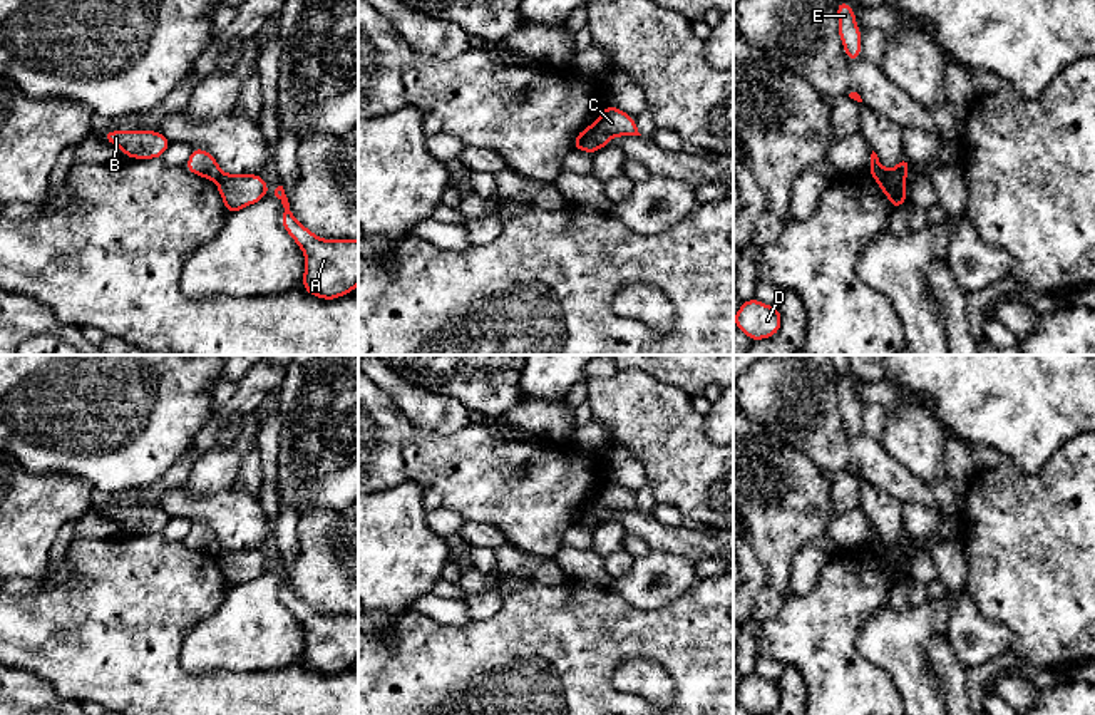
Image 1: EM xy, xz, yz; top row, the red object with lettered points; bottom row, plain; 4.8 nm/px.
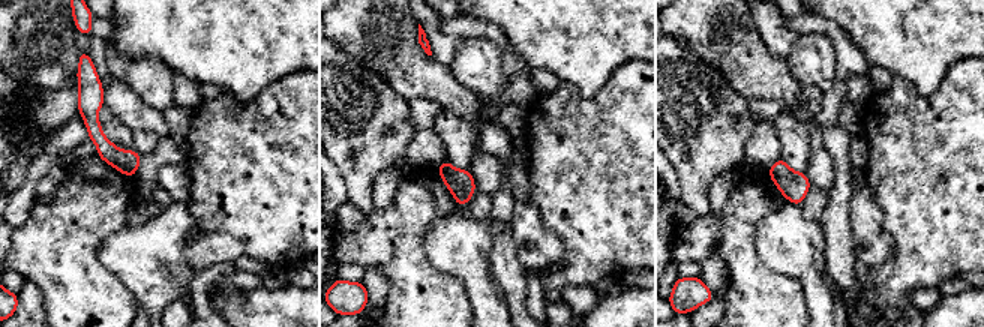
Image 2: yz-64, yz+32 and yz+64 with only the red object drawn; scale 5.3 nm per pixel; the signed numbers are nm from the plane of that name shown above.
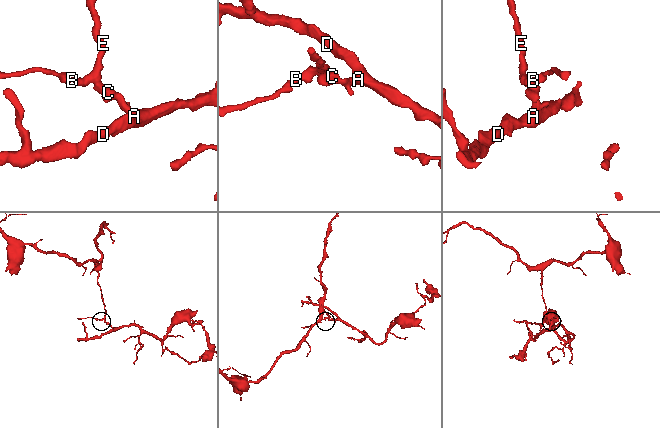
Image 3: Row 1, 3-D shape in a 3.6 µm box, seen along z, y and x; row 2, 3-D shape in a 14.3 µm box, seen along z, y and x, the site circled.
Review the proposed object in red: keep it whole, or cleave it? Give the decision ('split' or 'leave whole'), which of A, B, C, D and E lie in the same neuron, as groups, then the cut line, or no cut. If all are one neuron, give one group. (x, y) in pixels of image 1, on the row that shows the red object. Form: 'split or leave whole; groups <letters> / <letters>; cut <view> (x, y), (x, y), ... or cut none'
split; groups A C D / B E; cut yz (871, 171), (888, 174), (903, 185)

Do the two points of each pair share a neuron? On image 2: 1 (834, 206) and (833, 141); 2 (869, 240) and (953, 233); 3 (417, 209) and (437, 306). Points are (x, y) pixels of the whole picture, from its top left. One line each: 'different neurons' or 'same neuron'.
1: same neuron
2: different neurons
3: same neuron

